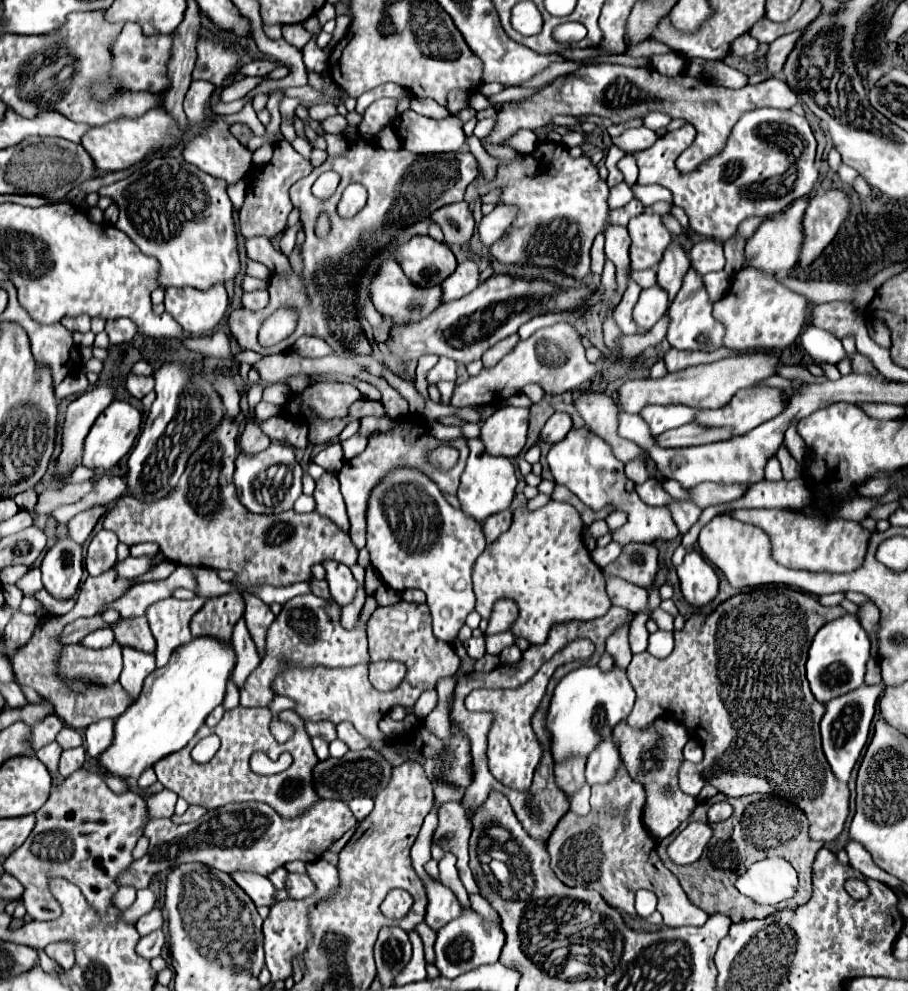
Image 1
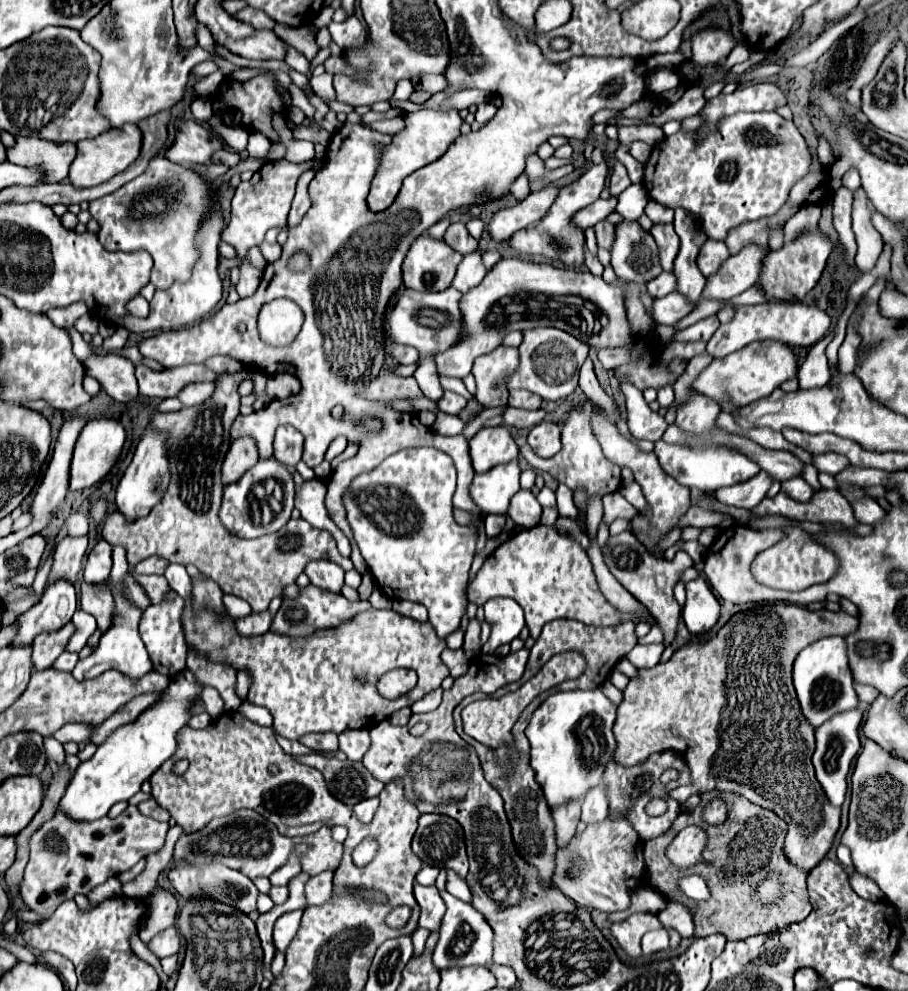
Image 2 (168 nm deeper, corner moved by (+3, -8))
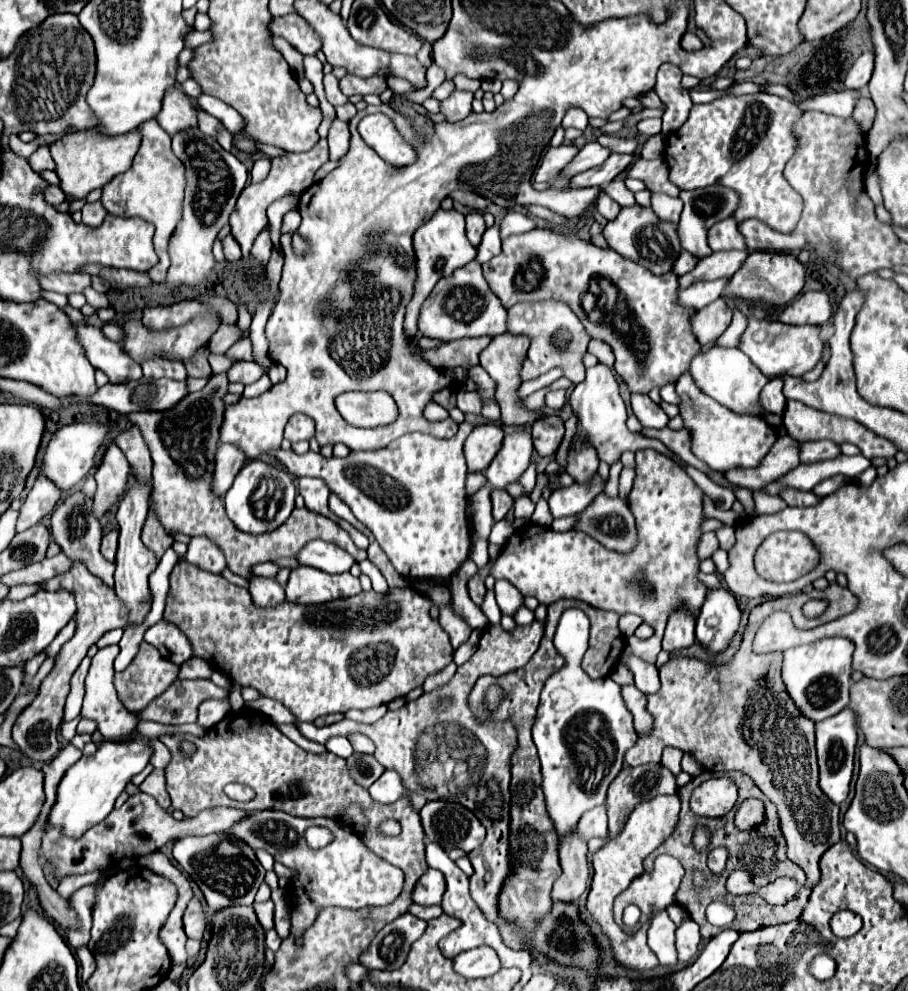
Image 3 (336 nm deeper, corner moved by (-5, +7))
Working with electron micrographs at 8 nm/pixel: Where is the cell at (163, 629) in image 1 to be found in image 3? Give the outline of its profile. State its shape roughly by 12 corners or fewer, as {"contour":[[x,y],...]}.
{"contour":[[161,620],[147,630],[145,642],[163,658],[183,664],[193,658],[189,638]]}

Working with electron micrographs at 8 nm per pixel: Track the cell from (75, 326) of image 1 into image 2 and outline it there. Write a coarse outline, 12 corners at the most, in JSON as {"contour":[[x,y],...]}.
{"contour":[[85,303],[50,310],[47,316],[59,328],[73,328],[87,313]]}

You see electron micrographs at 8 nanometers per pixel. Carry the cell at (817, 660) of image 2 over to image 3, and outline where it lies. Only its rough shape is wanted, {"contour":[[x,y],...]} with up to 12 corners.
{"contour":[[821,638],[785,650],[797,708],[823,720],[849,704],[853,644]]}

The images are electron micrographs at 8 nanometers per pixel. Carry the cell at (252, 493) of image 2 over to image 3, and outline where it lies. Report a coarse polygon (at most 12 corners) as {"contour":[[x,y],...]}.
{"contour":[[249,460],[225,494],[231,522],[271,532],[295,508],[281,464]]}

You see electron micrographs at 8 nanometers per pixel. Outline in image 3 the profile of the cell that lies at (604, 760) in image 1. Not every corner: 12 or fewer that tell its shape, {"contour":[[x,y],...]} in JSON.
{"contour":[[607,806],[587,810],[579,820],[579,832],[605,838]]}

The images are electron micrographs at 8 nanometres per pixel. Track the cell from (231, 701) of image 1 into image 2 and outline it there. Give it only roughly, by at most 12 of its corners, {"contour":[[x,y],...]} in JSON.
{"contour":[[203,687],[201,701],[211,717],[225,711],[213,687]]}

